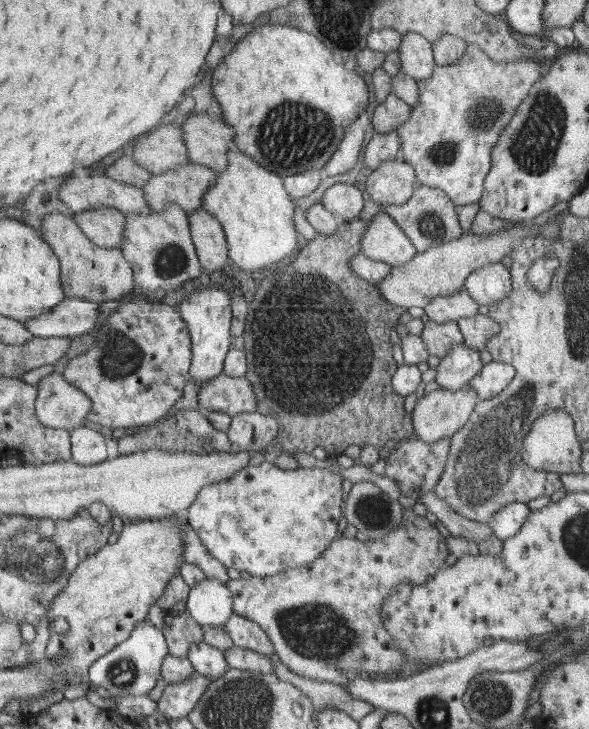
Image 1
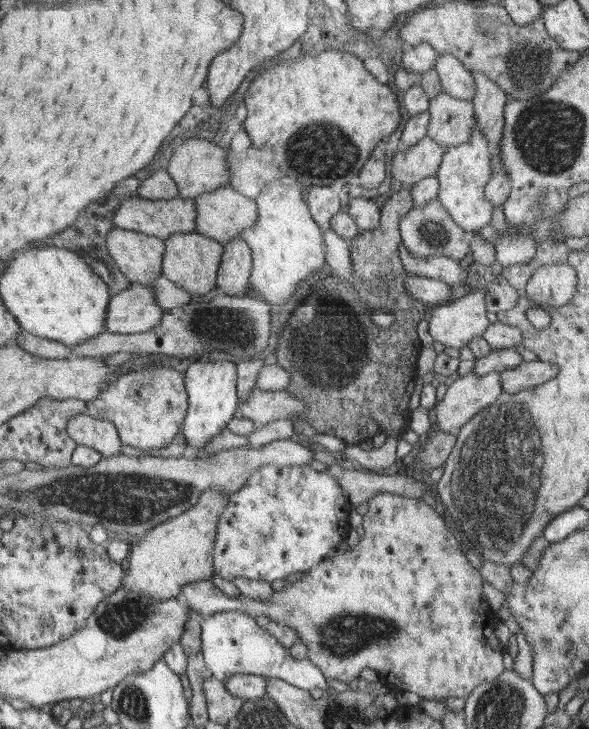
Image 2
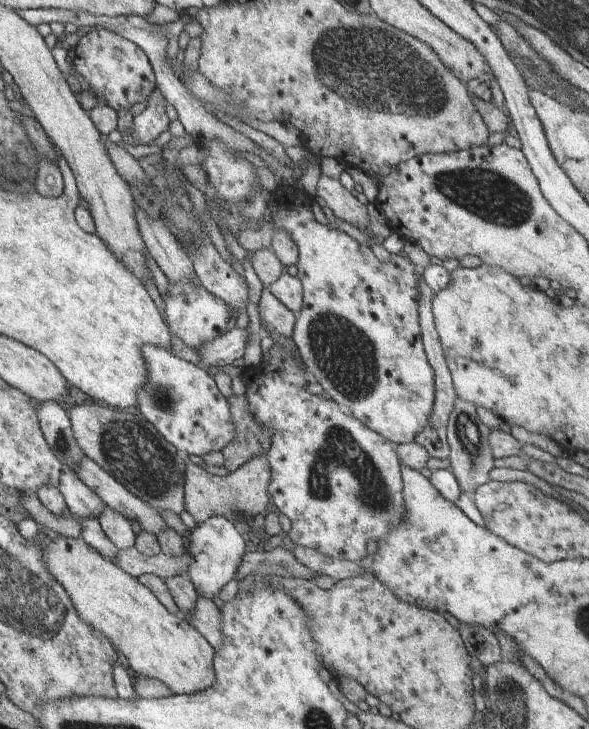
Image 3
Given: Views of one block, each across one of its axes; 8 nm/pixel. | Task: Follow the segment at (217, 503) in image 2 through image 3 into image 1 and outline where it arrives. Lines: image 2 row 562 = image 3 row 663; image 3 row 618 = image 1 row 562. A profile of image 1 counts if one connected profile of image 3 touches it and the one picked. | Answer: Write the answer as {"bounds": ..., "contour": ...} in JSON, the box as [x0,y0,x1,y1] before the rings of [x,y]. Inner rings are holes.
{"bounds":[47,518,184,680],"contour":[[[169,518],[141,521],[139,524],[127,522],[116,544],[107,544],[96,555],[80,561],[67,589],[51,600],[48,609],[49,625],[62,617],[67,620],[69,630],[65,634],[59,634],[58,630],[52,631],[50,645],[47,647],[47,660],[61,664],[77,680],[78,676],[86,675],[96,660],[130,638],[135,626],[148,618],[151,606],[157,604],[166,592],[168,582],[179,574],[184,563],[182,553],[184,541],[178,522]]]}

